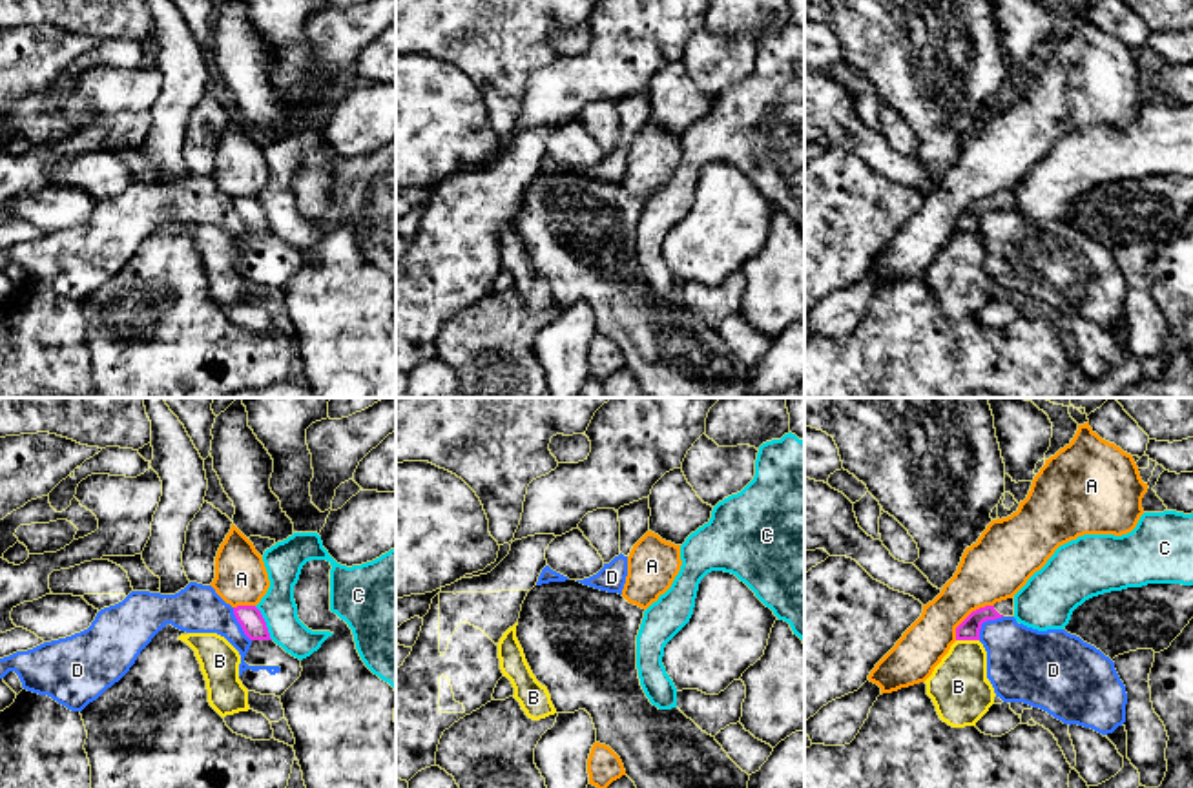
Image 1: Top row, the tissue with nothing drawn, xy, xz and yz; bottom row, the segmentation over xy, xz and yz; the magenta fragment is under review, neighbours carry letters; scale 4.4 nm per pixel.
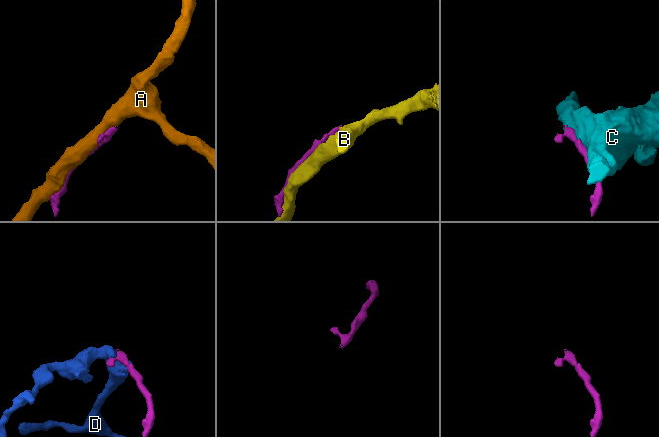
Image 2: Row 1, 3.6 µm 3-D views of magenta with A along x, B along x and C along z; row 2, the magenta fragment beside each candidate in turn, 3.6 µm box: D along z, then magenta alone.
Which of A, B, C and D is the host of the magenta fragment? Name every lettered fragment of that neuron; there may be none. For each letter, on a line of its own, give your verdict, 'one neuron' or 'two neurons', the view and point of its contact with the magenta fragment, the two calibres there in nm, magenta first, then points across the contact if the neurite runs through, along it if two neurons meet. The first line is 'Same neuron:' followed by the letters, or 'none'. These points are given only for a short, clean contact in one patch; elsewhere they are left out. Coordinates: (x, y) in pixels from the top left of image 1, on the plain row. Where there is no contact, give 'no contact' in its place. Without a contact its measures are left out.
Same neuron: none
A: two neurons | yz (969, 207) | 100/280 nm
B: two neurons | yz (967, 230) | 100/260 nm
C: two neurons | xy (265, 214) | 110/160 nm
D: two neurons | yz (984, 212) | 100/320 nm | along yz (1002, 207), (985, 212), (978, 230)

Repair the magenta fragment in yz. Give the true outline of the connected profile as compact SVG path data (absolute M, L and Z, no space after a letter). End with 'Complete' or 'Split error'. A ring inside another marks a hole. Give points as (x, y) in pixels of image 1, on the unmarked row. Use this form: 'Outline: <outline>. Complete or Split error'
Outline: M1014 188L972 202L956 219L956 232L980 232L981 215L1001 208L1014 208Z. Split error

